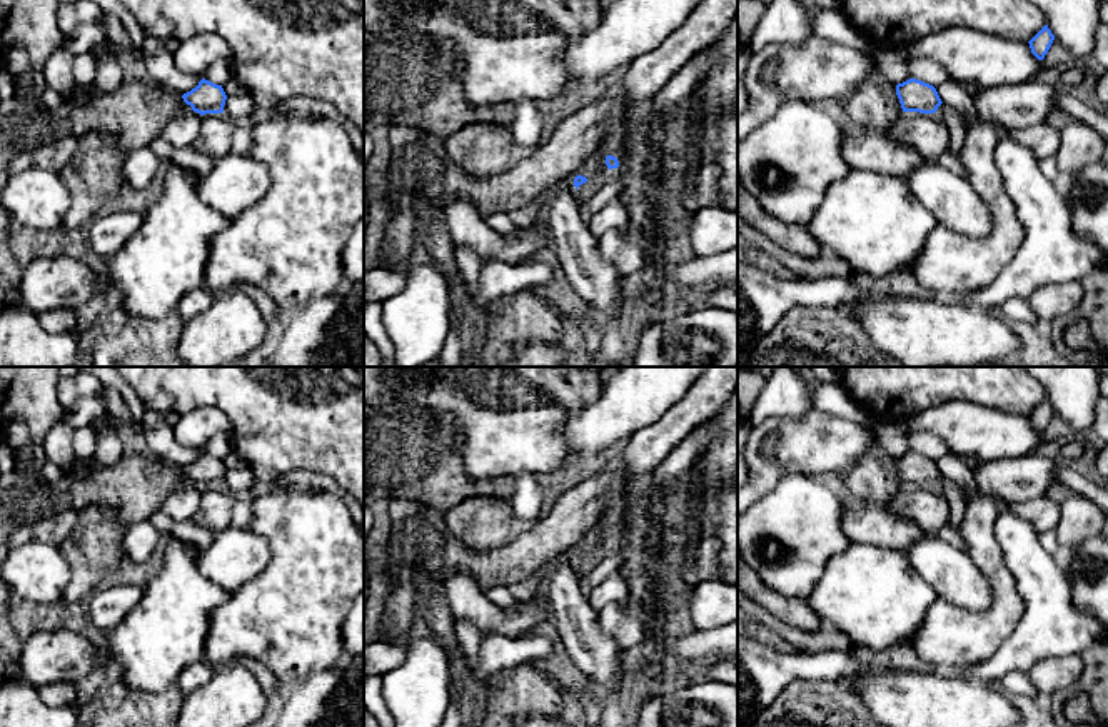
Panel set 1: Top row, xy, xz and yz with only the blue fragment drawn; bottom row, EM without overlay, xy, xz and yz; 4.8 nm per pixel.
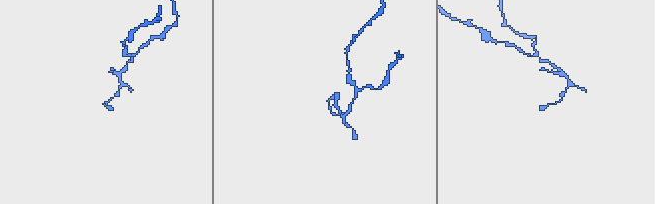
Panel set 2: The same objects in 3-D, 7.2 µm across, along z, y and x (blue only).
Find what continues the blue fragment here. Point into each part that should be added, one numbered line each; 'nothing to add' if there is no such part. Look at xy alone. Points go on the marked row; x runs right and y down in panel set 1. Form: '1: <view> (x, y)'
1: xy (214, 139)

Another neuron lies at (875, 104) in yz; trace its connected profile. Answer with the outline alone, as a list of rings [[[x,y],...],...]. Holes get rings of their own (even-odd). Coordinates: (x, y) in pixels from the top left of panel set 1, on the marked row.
[[[878,72],[839,103],[856,123],[874,132],[884,132],[903,115],[896,85]]]

